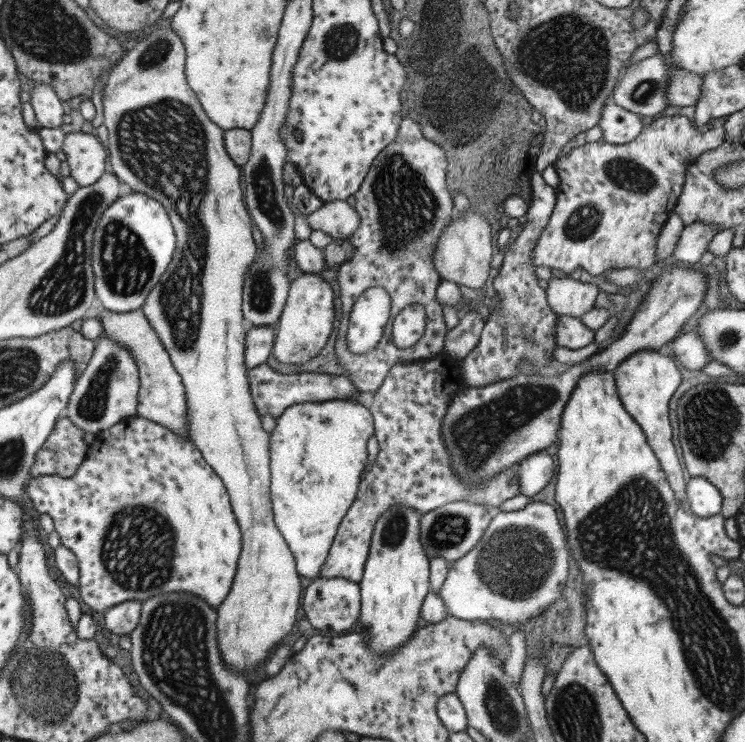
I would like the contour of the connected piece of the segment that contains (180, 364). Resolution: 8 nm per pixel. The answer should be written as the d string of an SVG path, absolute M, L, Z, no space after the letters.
M169 26L153 28L104 75L102 124L107 129L107 150L113 175L133 192L141 192L161 202L165 208L169 206L167 216L175 235L175 250L168 268L147 293L140 309L169 355L173 369L181 377L189 439L221 479L239 526L241 552L231 588L216 608L216 642L223 665L241 676L241 672L255 670L269 649L289 634L301 600L301 586L291 551L273 523L269 499L269 435L261 427L261 419L249 393L247 367L243 363L247 326L240 309L242 284L257 248L251 237L251 219L240 187L242 175L225 151L223 129L207 118L195 92L187 85L183 66L185 49L181 37Z

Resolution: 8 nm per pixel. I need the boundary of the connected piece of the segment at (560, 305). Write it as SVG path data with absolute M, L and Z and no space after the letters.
M552 278L545 289L549 308L557 315L580 317L593 307L599 288L569 278Z

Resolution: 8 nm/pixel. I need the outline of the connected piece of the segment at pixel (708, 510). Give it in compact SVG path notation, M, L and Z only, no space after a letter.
M701 476L687 477L685 482L689 512L697 517L707 518L720 512L721 495L713 484Z

